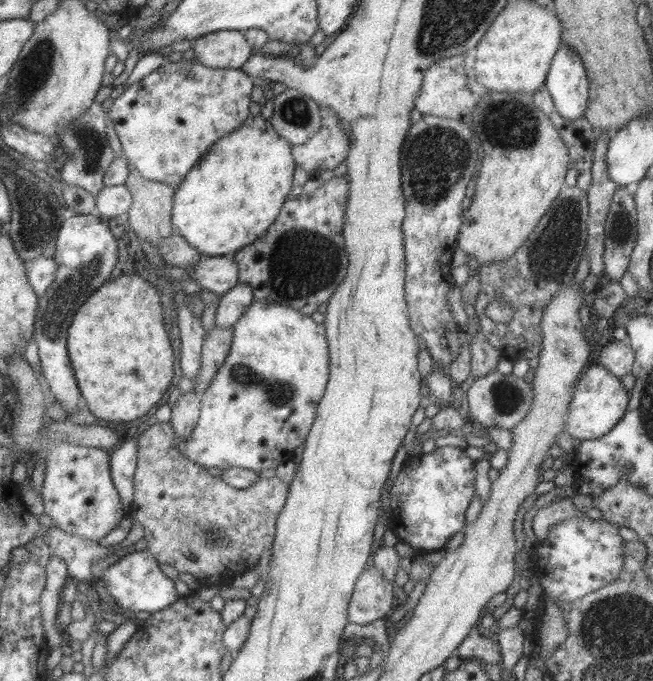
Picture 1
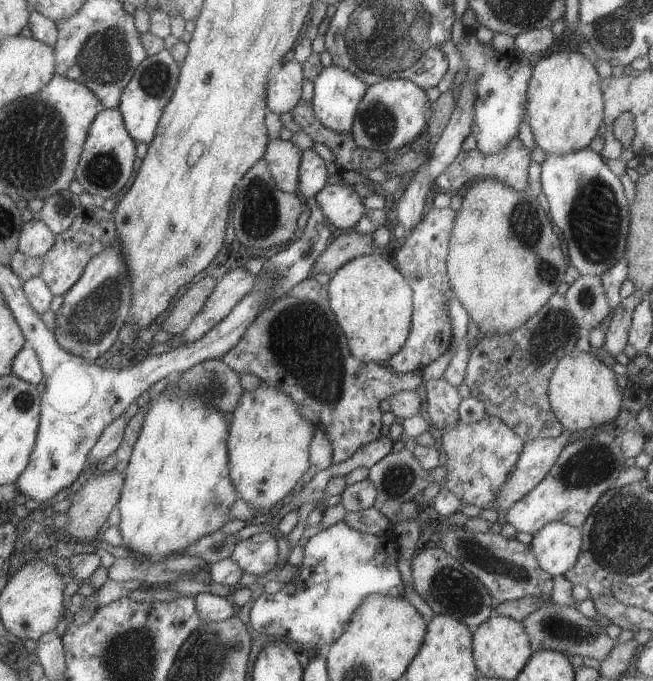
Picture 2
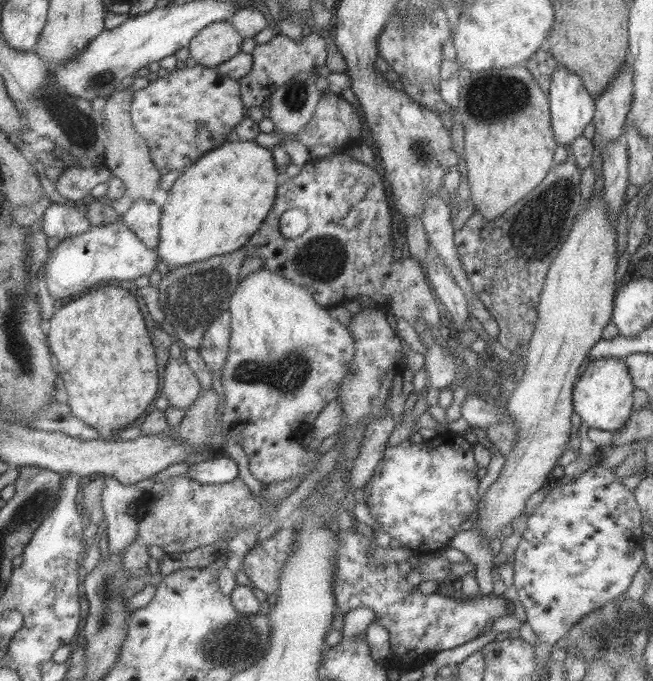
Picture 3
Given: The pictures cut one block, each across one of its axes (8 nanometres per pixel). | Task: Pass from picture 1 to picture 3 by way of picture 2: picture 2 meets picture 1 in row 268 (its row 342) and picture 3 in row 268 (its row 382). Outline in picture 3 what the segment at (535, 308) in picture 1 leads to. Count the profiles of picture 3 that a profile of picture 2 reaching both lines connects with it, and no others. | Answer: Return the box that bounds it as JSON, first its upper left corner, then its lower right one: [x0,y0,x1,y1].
[454,158,584,358]

